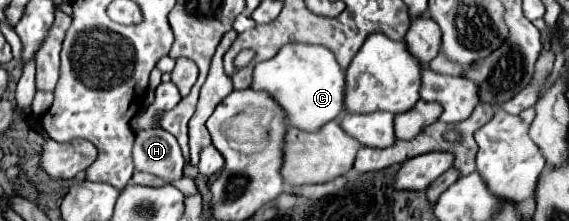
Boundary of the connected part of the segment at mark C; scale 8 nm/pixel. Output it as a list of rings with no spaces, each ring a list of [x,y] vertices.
[[[288,43],[272,59],[254,67],[252,89],[268,91],[286,111],[288,125],[316,131],[344,111],[346,69],[328,47],[310,43]]]

